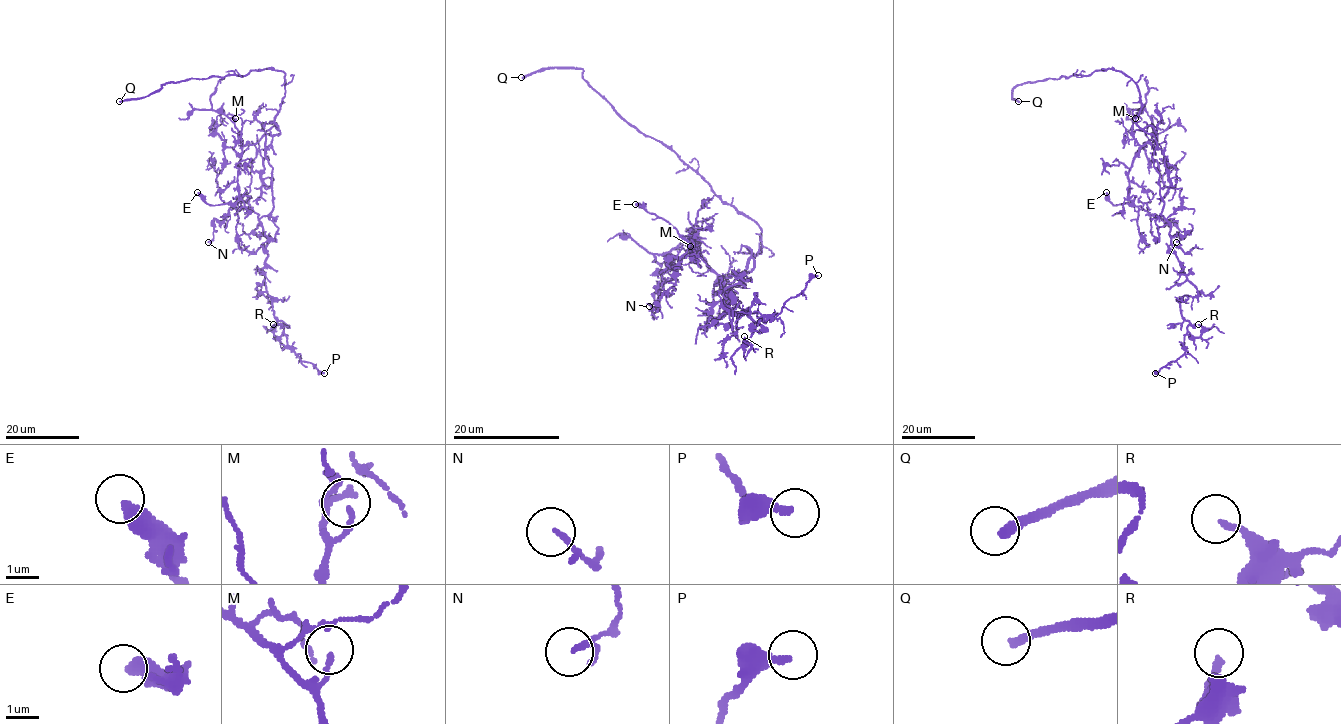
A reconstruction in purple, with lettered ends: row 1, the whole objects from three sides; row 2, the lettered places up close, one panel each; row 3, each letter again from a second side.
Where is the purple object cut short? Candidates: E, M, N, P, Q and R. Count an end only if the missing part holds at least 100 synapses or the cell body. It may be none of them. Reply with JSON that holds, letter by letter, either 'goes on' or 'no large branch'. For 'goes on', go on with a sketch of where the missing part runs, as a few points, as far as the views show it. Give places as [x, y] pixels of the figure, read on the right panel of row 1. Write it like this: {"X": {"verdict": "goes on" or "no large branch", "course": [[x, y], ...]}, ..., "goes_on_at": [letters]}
{"E": {"verdict": "no large branch"}, "M": {"verdict": "no large branch"}, "N": {"verdict": "no large branch"}, "P": {"verdict": "no large branch"}, "Q": {"verdict": "goes on", "course": [[1018, 101], [1042, 102]]}, "R": {"verdict": "no large branch"}, "goes_on_at": ["Q"]}

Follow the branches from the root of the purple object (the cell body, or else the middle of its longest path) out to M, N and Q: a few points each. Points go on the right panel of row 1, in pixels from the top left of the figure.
M: (1157, 144), (1163, 152), (1158, 144), (1138, 143), (1132, 130), (1135, 118)
N: (1157, 144), (1163, 152), (1158, 144), (1139, 148), (1127, 174), (1127, 197), (1163, 221), (1173, 221), (1176, 242)
Q: (1157, 144), (1137, 124), (1139, 88), (1120, 71), (1025, 82), (1012, 89), (1018, 101)

